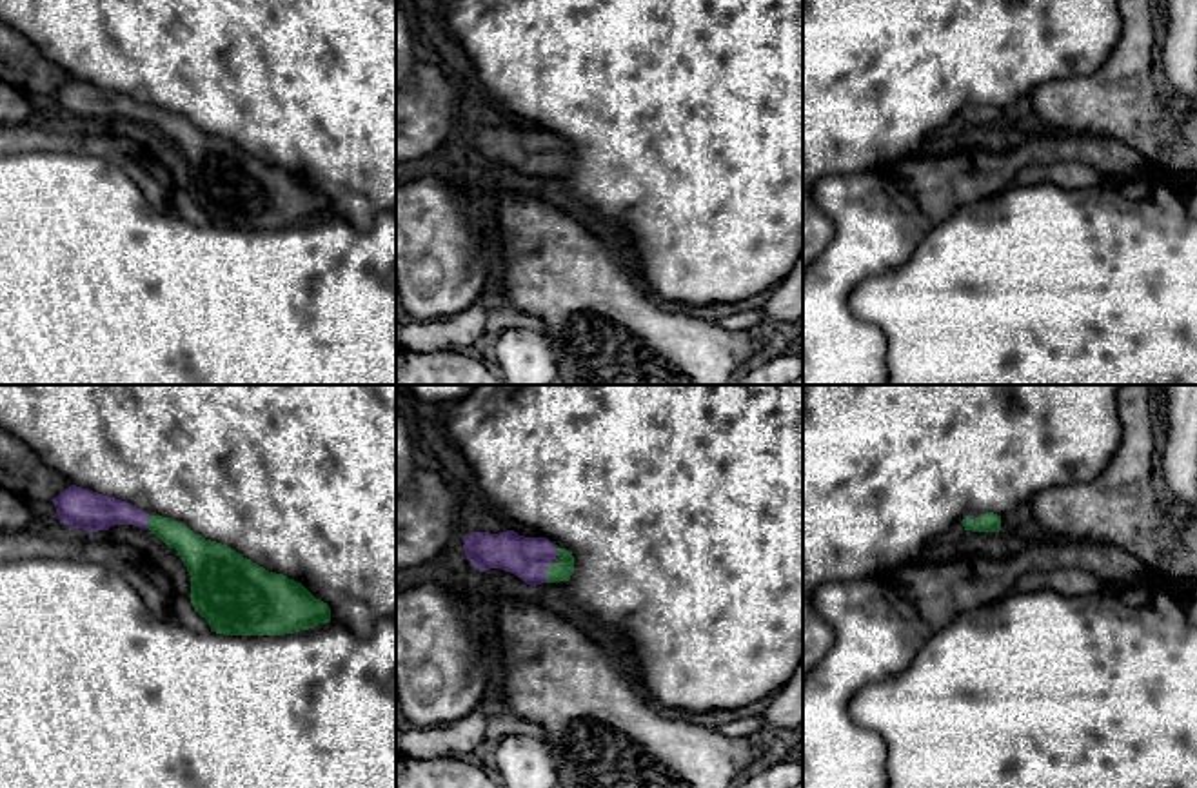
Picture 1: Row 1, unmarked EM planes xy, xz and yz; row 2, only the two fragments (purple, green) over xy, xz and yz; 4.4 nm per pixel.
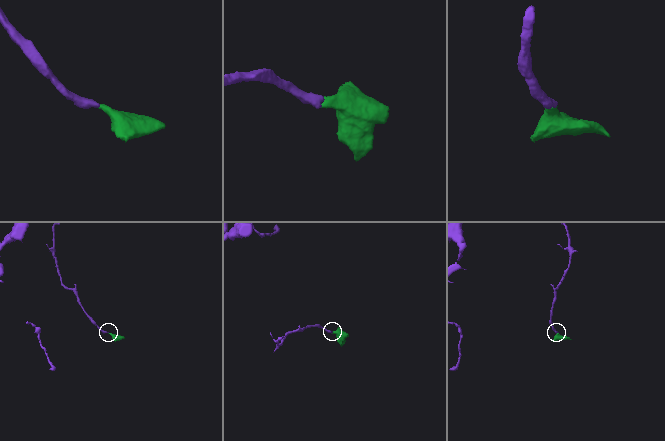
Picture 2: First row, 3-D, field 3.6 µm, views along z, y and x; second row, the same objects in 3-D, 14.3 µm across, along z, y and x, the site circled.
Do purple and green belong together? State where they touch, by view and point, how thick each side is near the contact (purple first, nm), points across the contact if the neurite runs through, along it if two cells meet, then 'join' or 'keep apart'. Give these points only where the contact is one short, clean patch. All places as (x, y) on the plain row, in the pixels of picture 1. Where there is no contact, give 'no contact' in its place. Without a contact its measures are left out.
contact xz (545, 169); calibres 190 and 90 nm; way xz (527, 151), (545, 169), (562, 164); join

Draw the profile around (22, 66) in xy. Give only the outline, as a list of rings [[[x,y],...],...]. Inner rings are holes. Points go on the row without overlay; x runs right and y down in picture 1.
[[[0,20],[0,80],[29,94],[53,94],[73,76],[49,62],[36,45]]]

